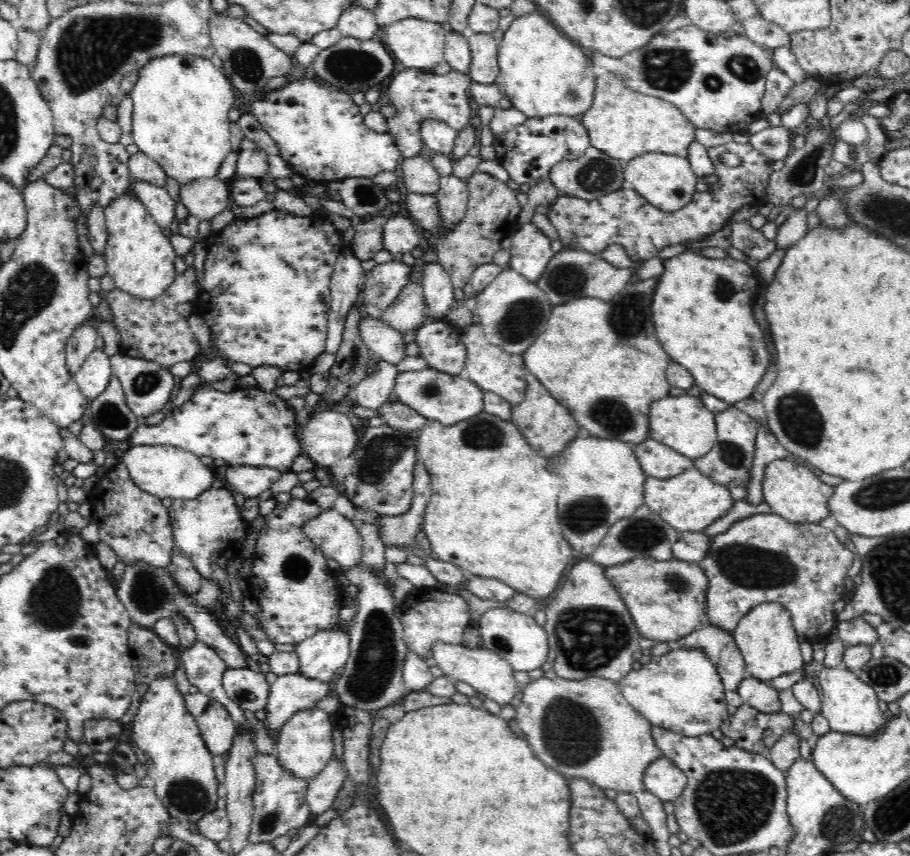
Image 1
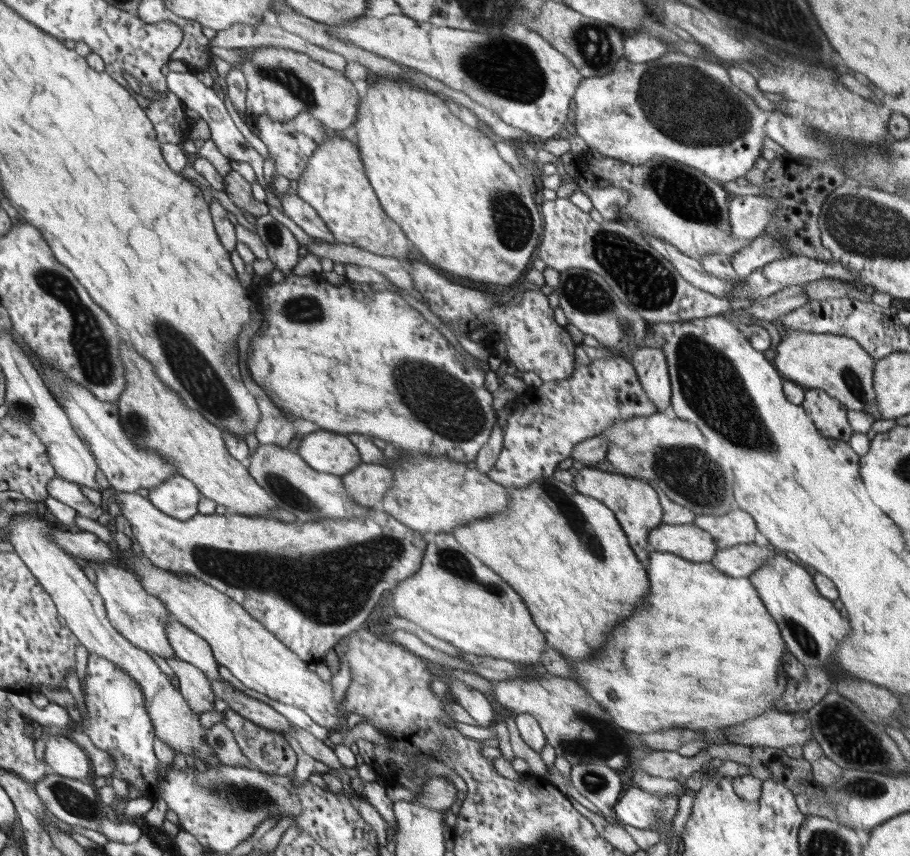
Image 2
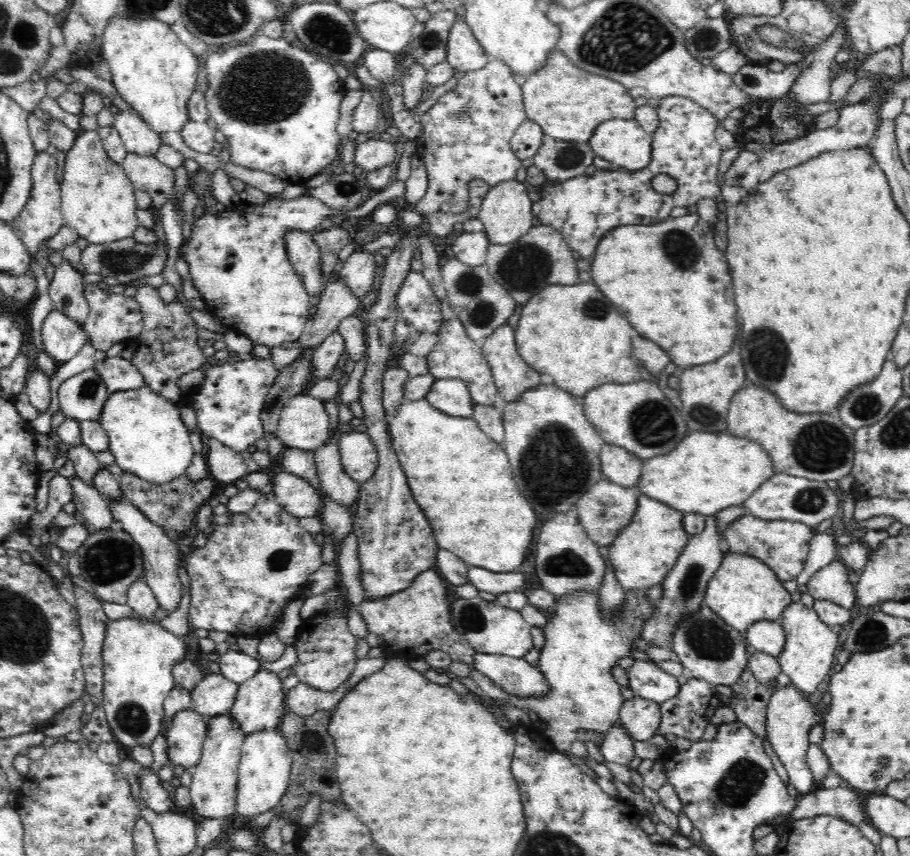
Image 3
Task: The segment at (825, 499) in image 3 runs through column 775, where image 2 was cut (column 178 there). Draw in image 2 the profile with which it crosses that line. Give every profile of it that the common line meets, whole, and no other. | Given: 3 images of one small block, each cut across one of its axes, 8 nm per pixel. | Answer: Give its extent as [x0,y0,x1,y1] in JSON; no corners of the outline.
[147,474,201,522]

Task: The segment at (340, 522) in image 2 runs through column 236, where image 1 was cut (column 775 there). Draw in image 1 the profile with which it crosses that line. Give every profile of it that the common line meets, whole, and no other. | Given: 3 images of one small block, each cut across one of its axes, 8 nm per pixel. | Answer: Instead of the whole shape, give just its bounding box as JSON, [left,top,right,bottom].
[700,514,854,642]

